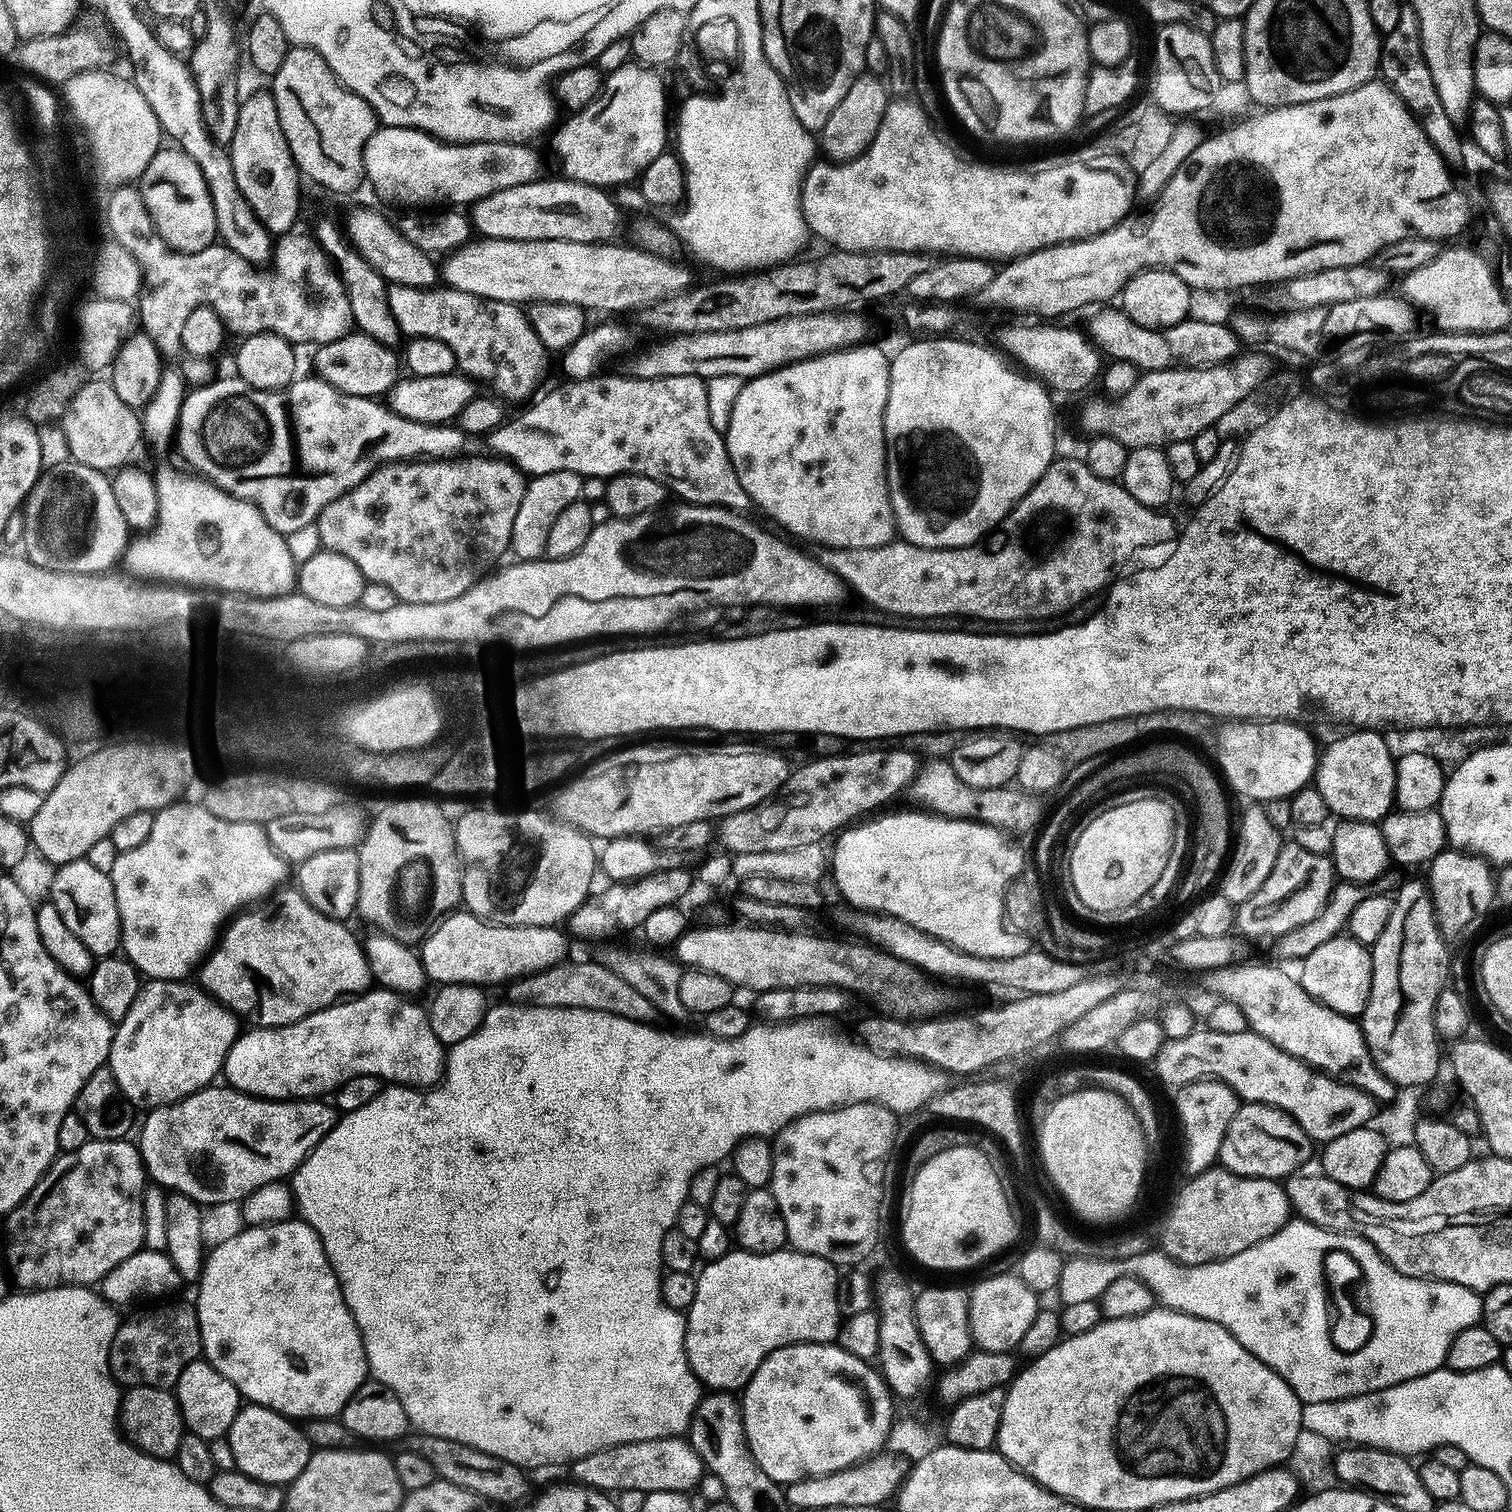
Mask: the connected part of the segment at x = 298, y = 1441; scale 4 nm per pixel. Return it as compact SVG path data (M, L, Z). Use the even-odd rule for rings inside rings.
M245 1403L228 1431L230 1450L234 1450L234 1462L241 1472L250 1474L262 1482L287 1486L292 1483L306 1466L314 1451L304 1435L303 1427L295 1428L289 1417L263 1408L257 1404Z

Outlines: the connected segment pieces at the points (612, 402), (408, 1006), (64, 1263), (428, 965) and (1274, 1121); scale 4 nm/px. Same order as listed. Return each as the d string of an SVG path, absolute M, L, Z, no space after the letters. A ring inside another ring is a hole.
M593 375L586 380L574 380L571 383L564 382L561 388L556 388L553 392L548 392L537 404L529 403L521 416L516 416L512 421L501 423L499 428L493 428L487 433L486 441L493 448L493 453L499 457L511 460L521 472L529 477L550 474L554 470L570 470L578 474L581 478L588 476L604 476L611 478L620 476L623 472L633 472L642 474L646 478L654 478L659 484L663 484L665 489L677 492L677 497L683 498L690 504L714 504L722 508L733 510L744 510L749 507L748 495L740 489L740 483L736 477L734 466L728 457L728 451L724 445L724 437L718 430L714 430L714 422L710 422L710 402L708 401L708 385L698 376L671 376L670 378L650 378L649 380L634 380L627 375L624 376L600 376Z
M379 986L373 987L371 990L361 992L355 998L345 999L343 1002L331 1004L329 1008L318 1010L314 1014L302 1017L298 1022L287 1024L286 1026L278 1026L277 1028L261 1028L253 1027L253 1032L248 1030L241 1031L236 1037L234 1046L230 1046L228 1056L224 1060L222 1076L231 1087L236 1088L239 1092L247 1092L249 1096L260 1096L263 1100L311 1100L313 1098L324 1098L335 1093L336 1089L355 1075L374 1075L380 1077L381 1081L391 1082L396 1086L407 1086L417 1090L427 1090L440 1083L444 1069L446 1067L446 1048L440 1043L440 1039L434 1034L434 1030L428 1021L427 1011L423 1007L419 1008L415 1004L415 999L409 998L407 995L399 992L392 992L388 988Z
M90 1138L85 1144L78 1146L78 1150L60 1152L51 1166L44 1171L44 1177L36 1183L34 1190L30 1190L30 1194L26 1194L26 1198L13 1212L9 1212L3 1217L4 1260L8 1263L9 1274L7 1273L7 1275L15 1287L17 1284L17 1289L39 1290L42 1288L61 1289L69 1286L96 1286L110 1270L113 1270L114 1266L118 1266L120 1262L145 1247L143 1195L146 1189L146 1169L144 1160L140 1156L139 1147L133 1141L131 1144L130 1141L131 1139L128 1138L122 1140L93 1140Z
M456 910L425 935L419 949L420 961L424 964L429 981L437 985L503 985L561 963L567 957L564 955L568 952L569 937L560 930L556 926L489 924L467 910Z
M1244 1102L1234 1118L1230 1118L1218 1160L1228 1171L1239 1176L1257 1176L1263 1180L1280 1182L1307 1165L1304 1163L1311 1158L1312 1148L1313 1140L1290 1113L1273 1105Z

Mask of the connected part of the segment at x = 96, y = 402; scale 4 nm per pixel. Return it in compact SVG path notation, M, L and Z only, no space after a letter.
M92 378L84 383L67 404L62 417L67 455L102 473L115 470L133 459L132 451L142 440L142 420L137 409L126 406L107 379Z

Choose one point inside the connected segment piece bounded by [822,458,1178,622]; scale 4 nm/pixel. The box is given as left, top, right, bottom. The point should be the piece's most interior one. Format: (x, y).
(1059, 543)

